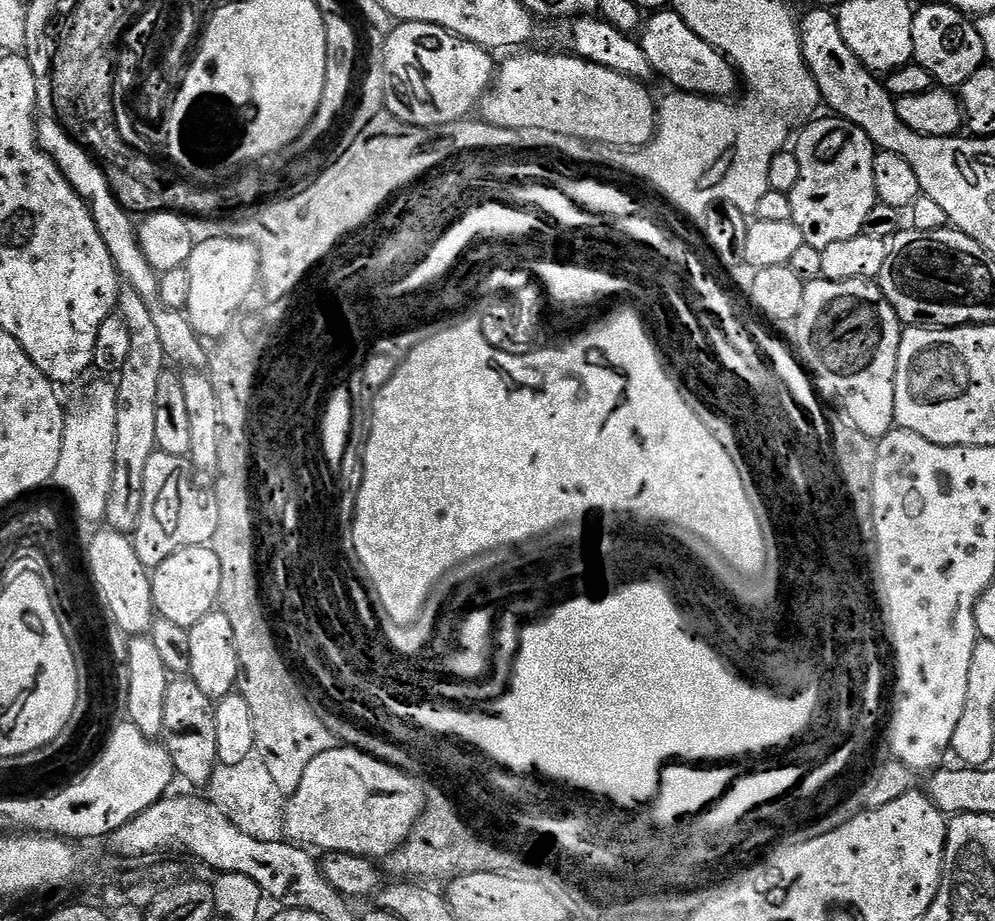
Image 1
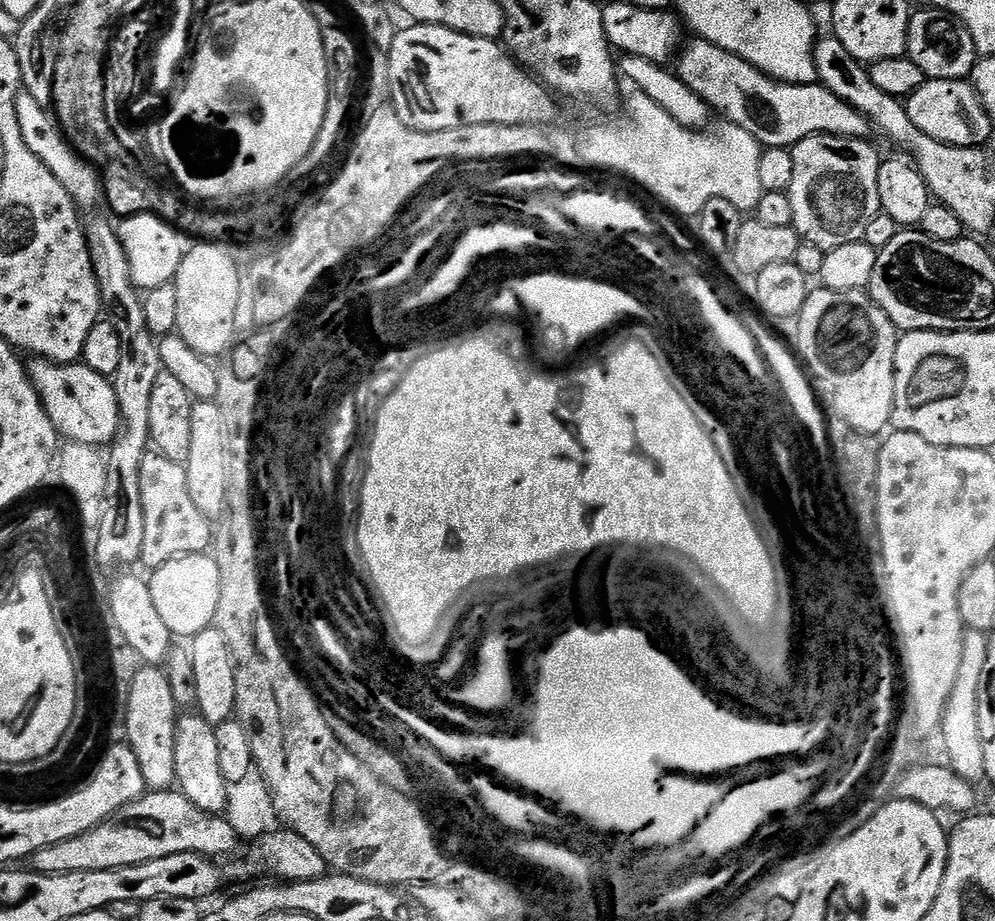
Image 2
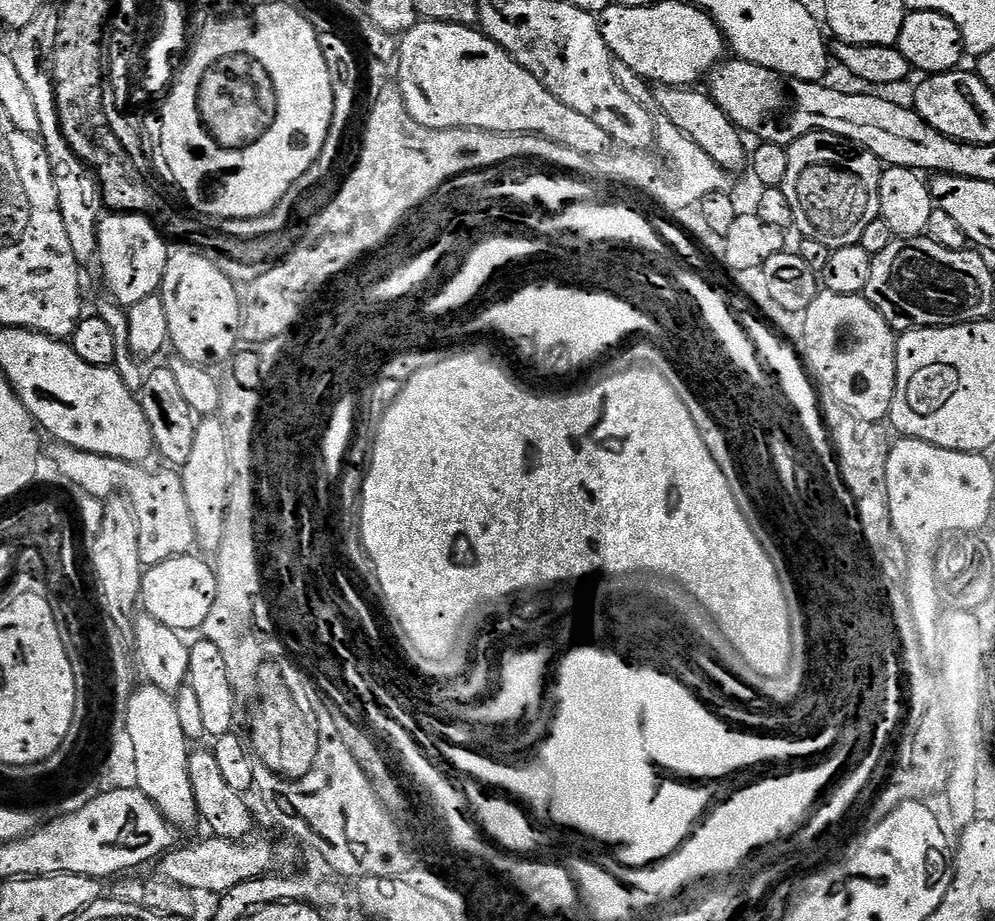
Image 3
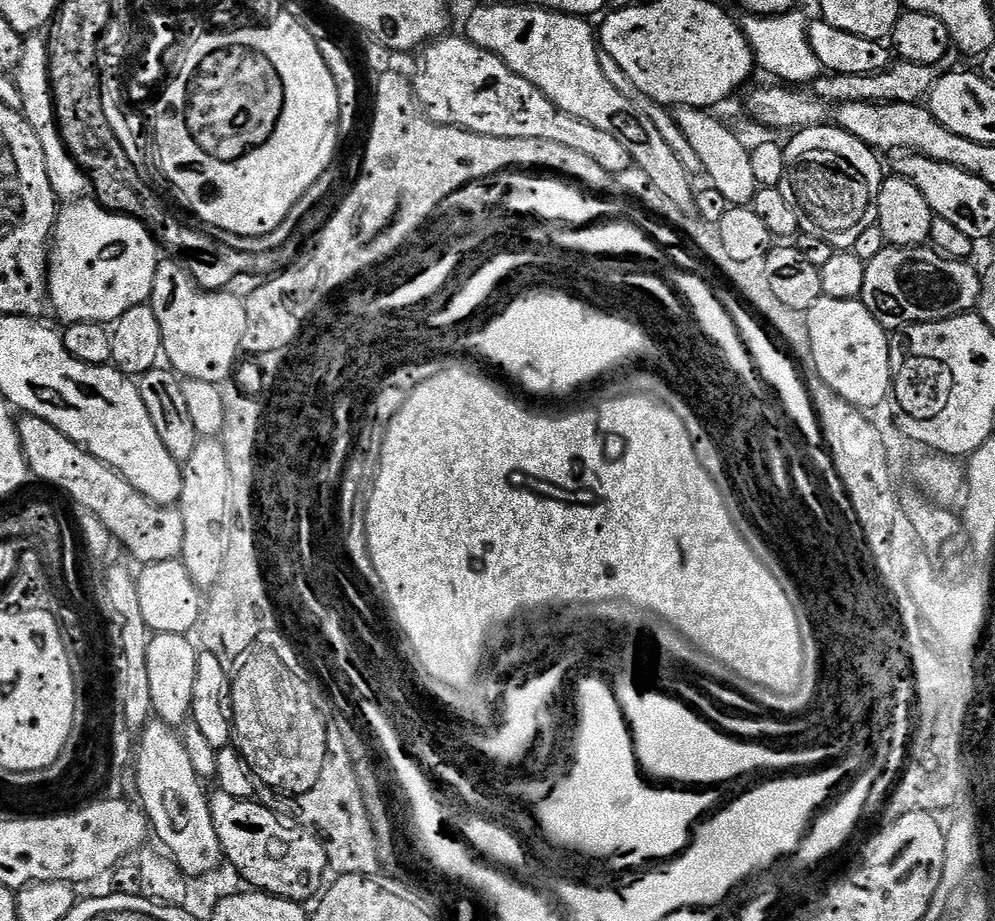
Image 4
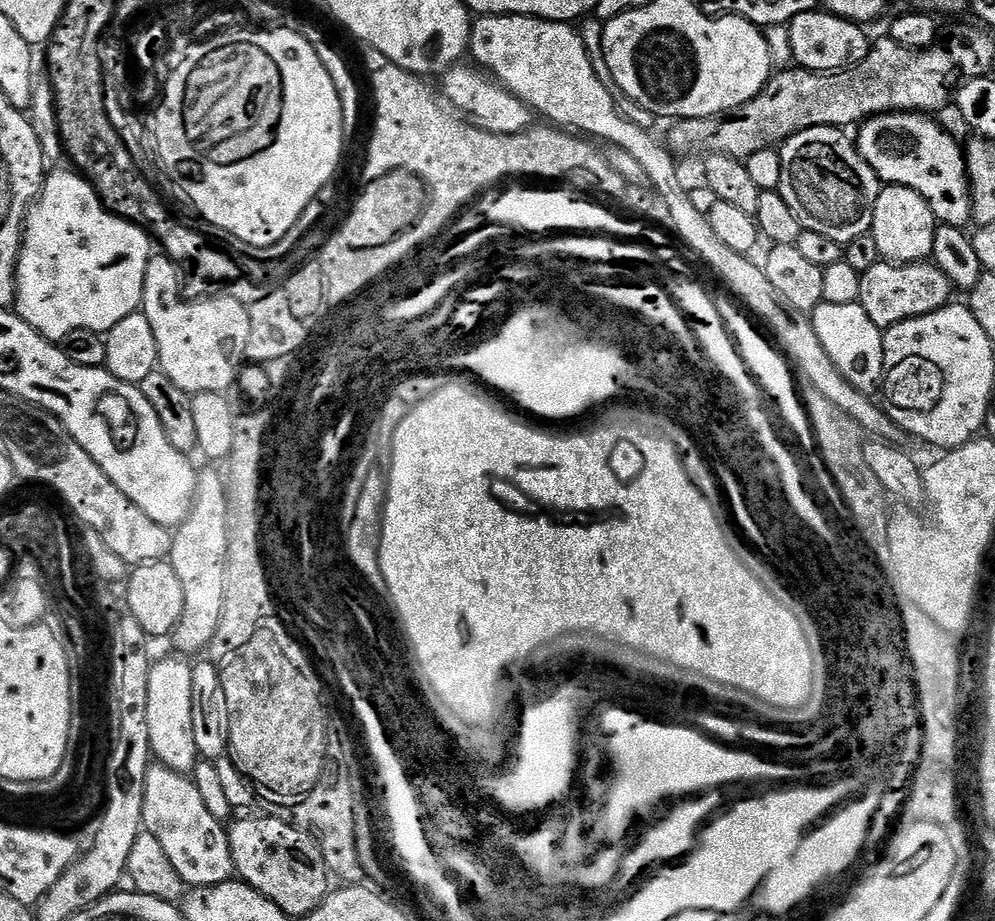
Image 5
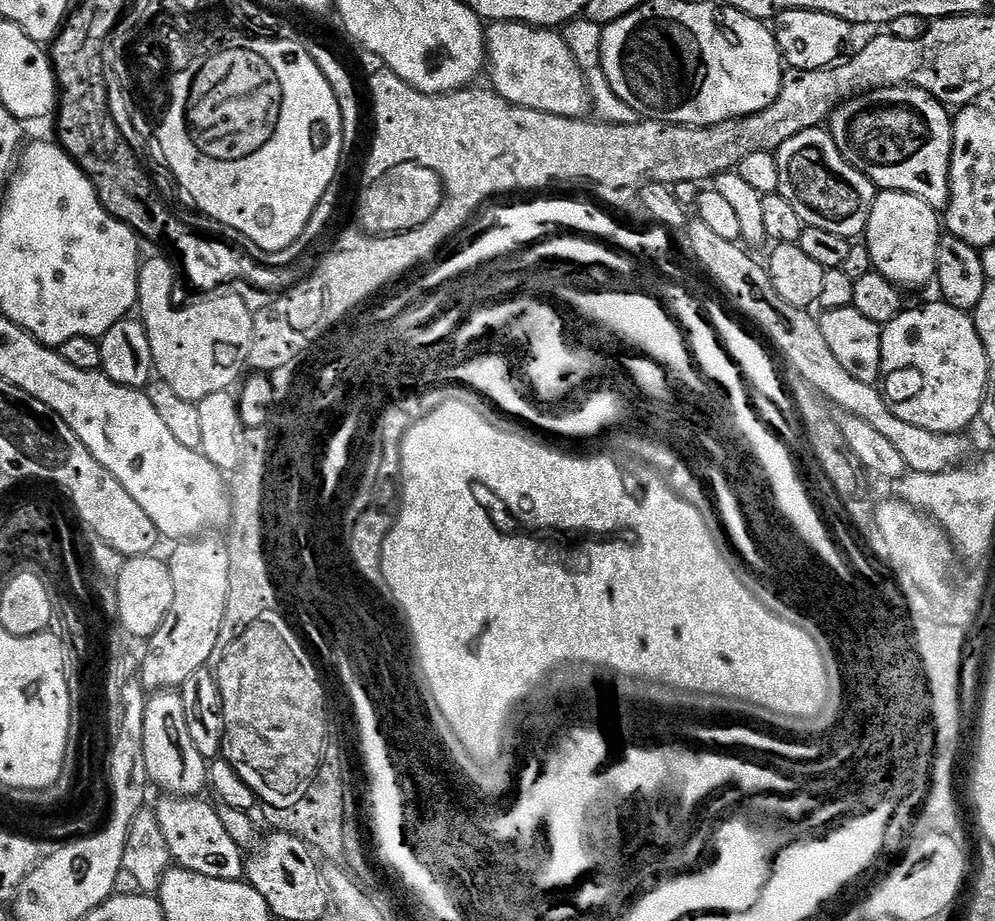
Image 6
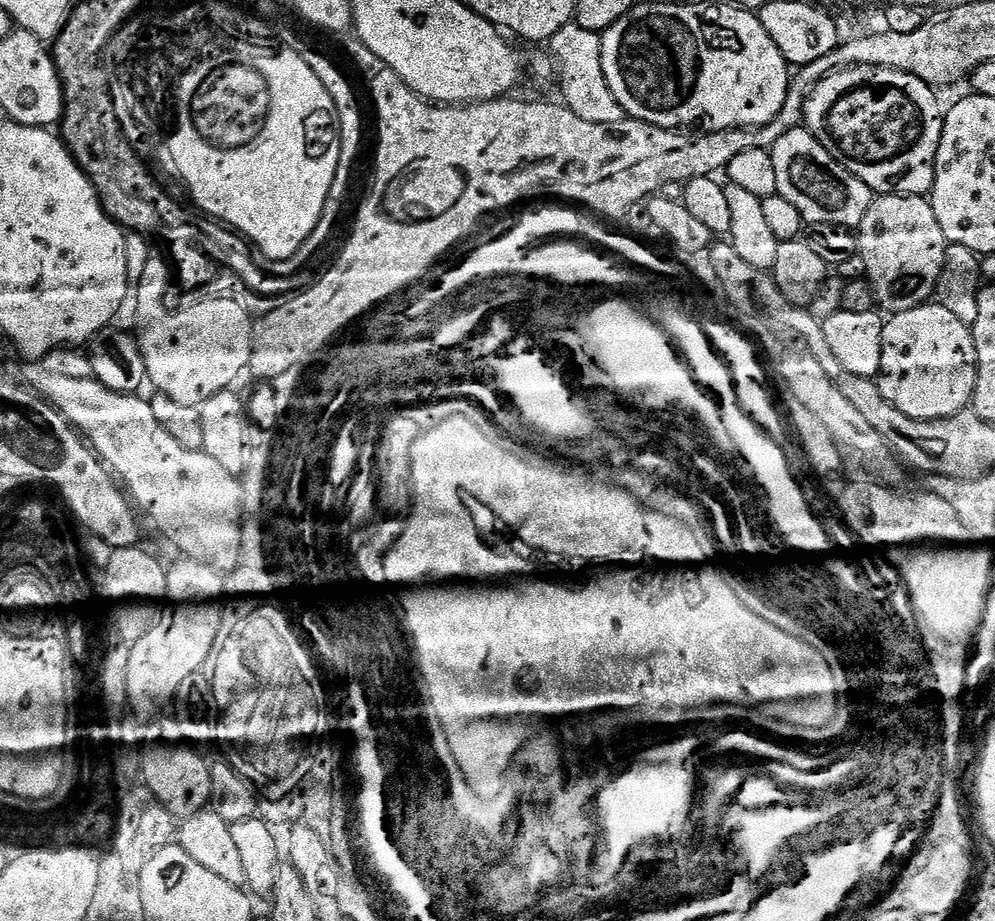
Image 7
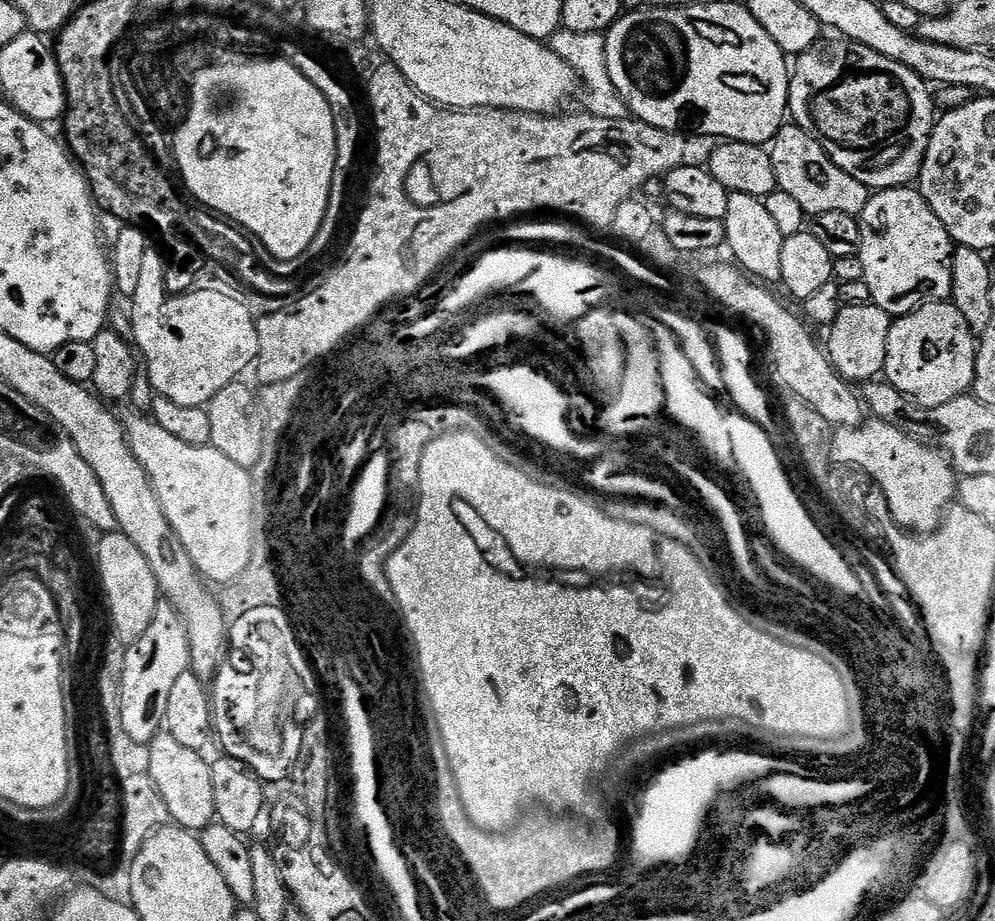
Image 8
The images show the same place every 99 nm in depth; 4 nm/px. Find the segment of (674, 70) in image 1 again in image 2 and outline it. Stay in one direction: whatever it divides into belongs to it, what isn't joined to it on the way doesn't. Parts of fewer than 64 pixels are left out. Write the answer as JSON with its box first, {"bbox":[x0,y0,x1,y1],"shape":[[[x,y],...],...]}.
{"bbox":[678,38,870,149],"shape":[[[699,38],[693,39],[688,49],[685,47],[679,53],[680,68],[678,75],[682,82],[708,103],[713,113],[721,112],[729,125],[746,130],[764,148],[791,149],[807,136],[823,134],[825,136],[851,136],[853,138],[867,137],[870,132],[868,119],[857,108],[842,102],[829,88],[817,82],[815,84],[782,84],[764,75],[750,62],[714,46],[710,42]]]}

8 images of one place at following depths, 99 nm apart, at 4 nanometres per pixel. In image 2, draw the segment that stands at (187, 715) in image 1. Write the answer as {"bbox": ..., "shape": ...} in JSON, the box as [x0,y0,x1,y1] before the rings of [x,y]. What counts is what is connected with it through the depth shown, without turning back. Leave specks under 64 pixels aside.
{"bbox":[174,714,228,813],"shape":[[[199,714],[181,715],[176,721],[174,734],[174,770],[178,791],[183,794],[198,810],[203,812],[223,813],[228,807],[228,785],[218,770],[218,734],[215,727]]]}

